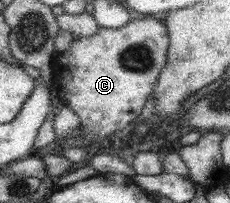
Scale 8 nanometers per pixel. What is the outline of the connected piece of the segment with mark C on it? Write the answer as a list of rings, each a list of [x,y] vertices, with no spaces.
[[[143,16],[143,20],[132,18],[121,28],[101,27],[95,36],[77,37],[66,51],[58,54],[54,70],[56,88],[67,92],[68,105],[81,116],[85,138],[108,138],[116,130],[123,130],[141,114],[145,102],[157,86],[159,74],[166,69],[165,64],[168,64],[167,48],[170,48],[170,36],[167,36],[167,29],[163,22],[152,16]]]

